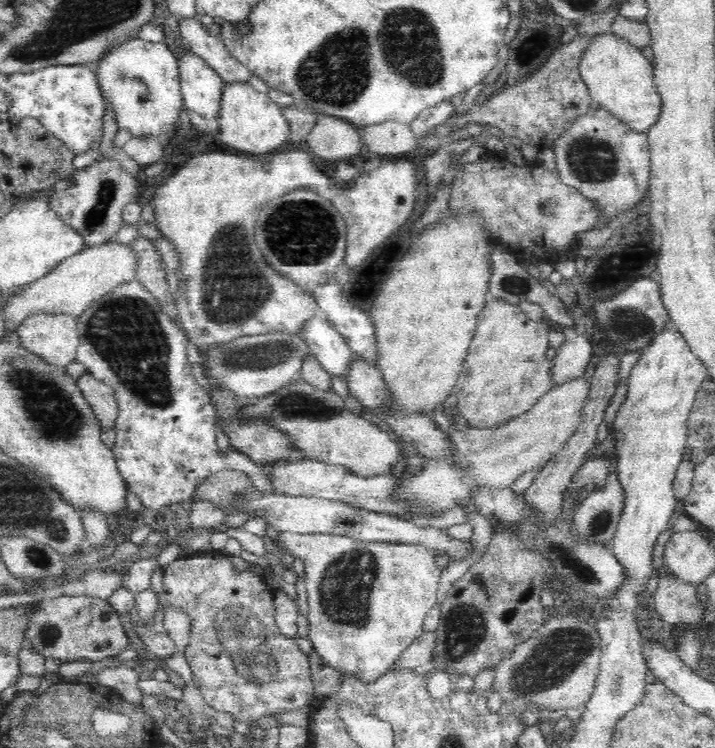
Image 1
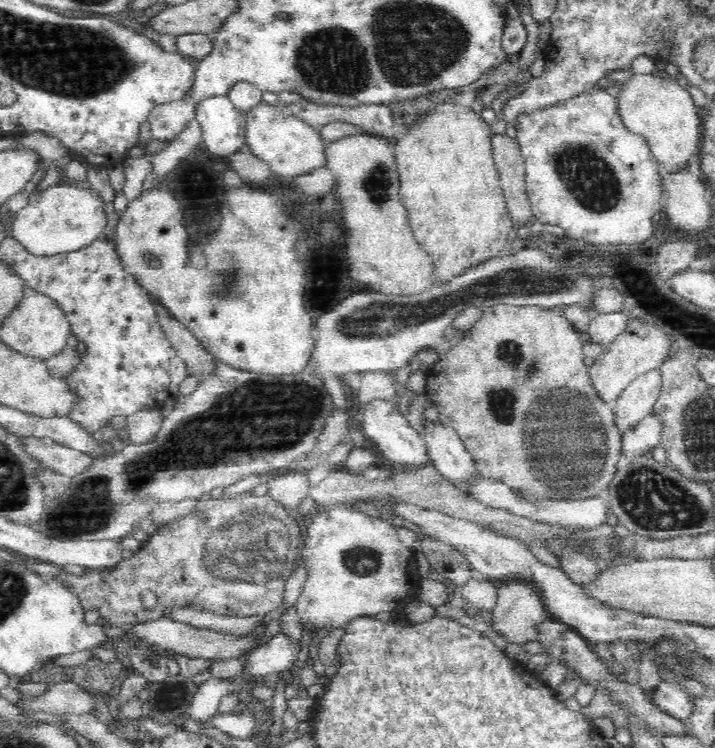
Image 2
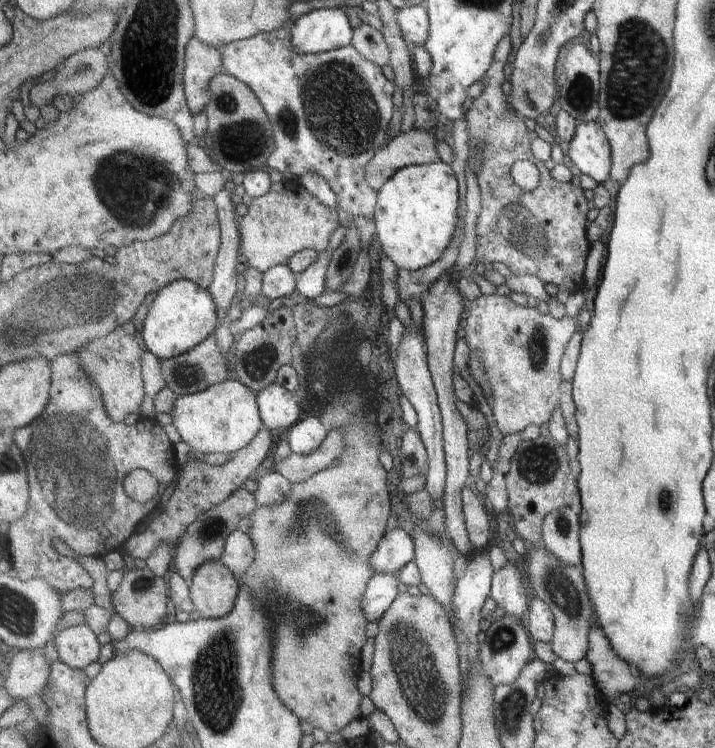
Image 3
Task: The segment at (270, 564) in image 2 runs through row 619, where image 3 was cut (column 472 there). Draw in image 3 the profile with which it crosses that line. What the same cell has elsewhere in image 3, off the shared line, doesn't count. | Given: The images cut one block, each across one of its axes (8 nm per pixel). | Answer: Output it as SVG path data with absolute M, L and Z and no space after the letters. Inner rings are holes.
M507 35L497 46L492 67L482 78L483 94L470 101L466 114L469 155L483 162L477 177L482 209L476 226L475 262L502 262L515 277L533 275L567 294L580 293L585 290L585 266L589 266L589 250L593 250L593 241L589 242L589 209L595 204L576 180L558 182L533 154L531 132L501 90L508 81L505 66L511 50L513 44ZM522 160L536 164L540 170L541 182L533 192L525 192L513 180L512 166Z

